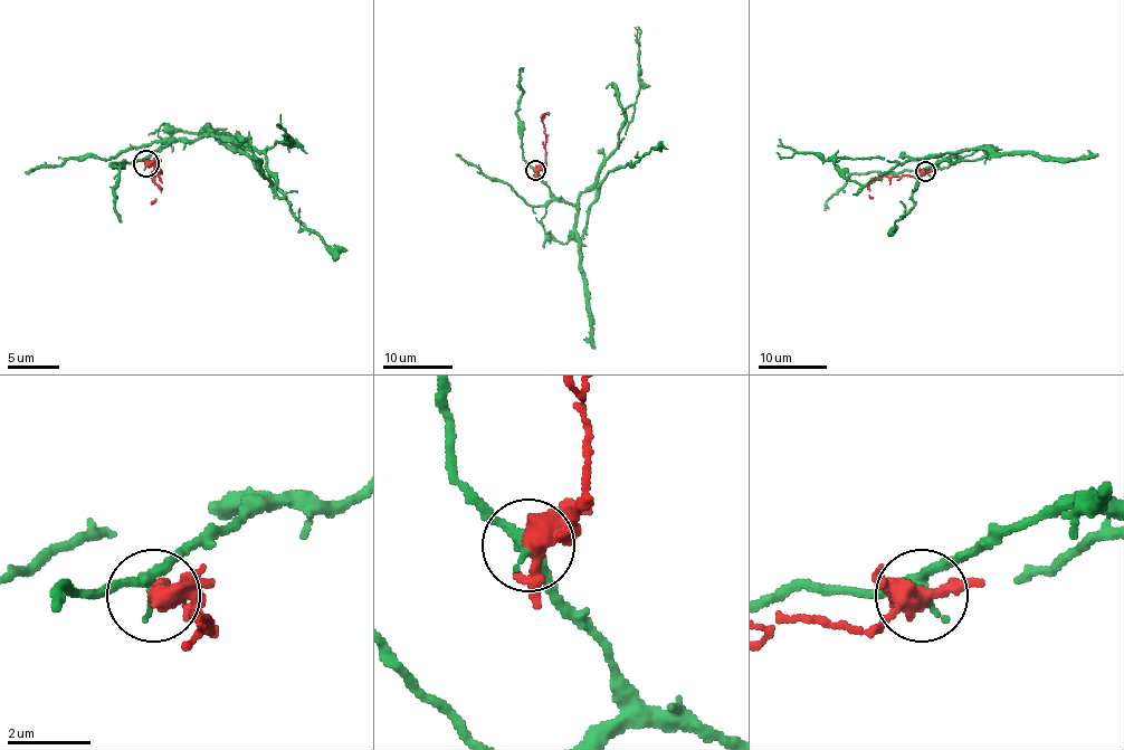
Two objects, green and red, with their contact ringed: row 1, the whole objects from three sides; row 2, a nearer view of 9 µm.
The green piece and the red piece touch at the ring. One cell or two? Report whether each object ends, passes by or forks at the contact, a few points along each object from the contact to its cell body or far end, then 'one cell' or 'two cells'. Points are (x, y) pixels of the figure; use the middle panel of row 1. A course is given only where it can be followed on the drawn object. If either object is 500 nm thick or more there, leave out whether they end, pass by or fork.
green passes by; red passes by; green runs (535, 171), (550, 191), (573, 203), (593, 183), (600, 164), (625, 138), (635, 110), (640, 81), (638, 28); red runs (535, 171), (545, 162), (542, 119), (548, 114), (540, 117); two cells

